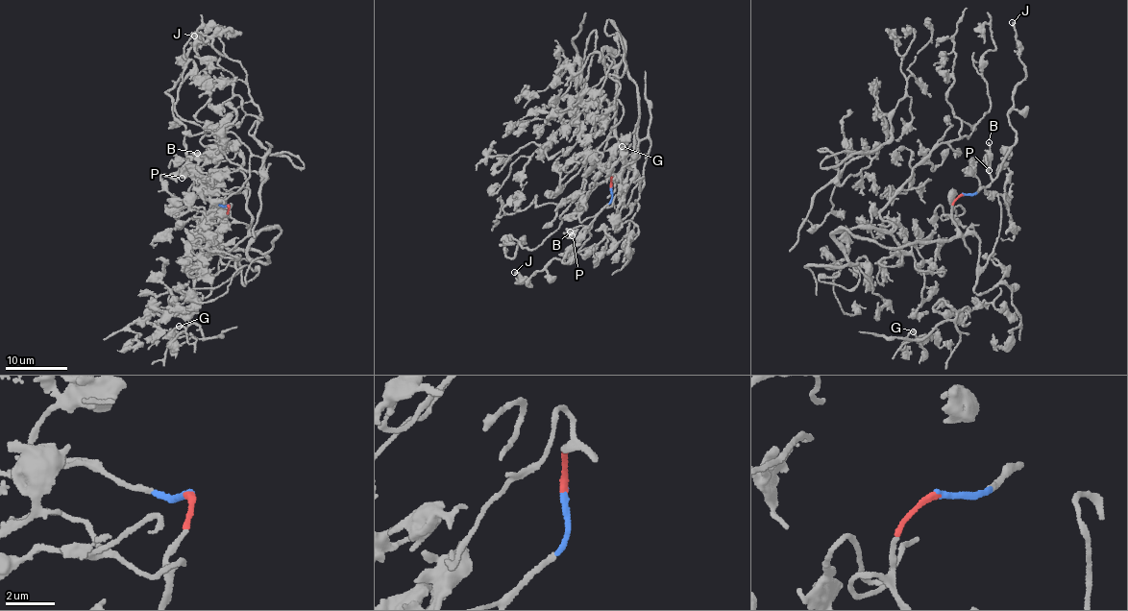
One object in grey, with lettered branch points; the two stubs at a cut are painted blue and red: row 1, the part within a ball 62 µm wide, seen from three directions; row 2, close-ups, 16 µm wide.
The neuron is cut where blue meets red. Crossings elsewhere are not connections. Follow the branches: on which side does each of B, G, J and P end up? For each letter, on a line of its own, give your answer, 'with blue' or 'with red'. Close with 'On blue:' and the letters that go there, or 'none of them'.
B: with blue
G: with red
J: with blue
P: with blue
On blue: B, J, P

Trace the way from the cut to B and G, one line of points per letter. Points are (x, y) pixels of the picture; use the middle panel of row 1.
B: (611, 187), (611, 202), (592, 222), (590, 231), (586, 232), (581, 226), (569, 235), (570, 232)
G: (611, 187), (638, 202), (628, 261), (620, 210), (650, 146), (636, 127), (622, 146)

